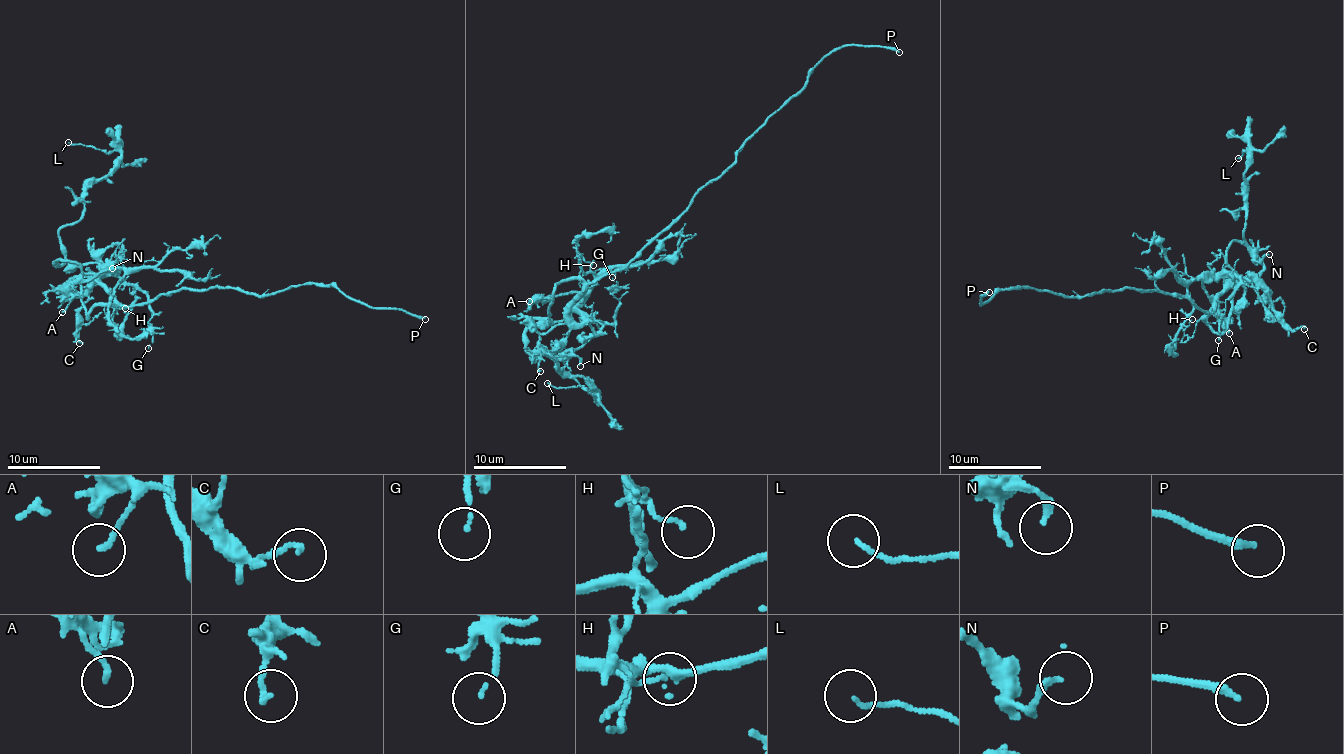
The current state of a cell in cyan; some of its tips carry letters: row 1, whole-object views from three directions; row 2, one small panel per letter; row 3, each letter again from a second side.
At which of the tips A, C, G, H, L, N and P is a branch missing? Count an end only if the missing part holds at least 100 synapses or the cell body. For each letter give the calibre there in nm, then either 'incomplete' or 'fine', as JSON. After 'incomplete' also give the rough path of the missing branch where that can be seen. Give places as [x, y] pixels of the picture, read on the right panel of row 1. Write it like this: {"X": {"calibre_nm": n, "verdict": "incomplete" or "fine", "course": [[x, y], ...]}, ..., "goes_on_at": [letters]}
{"A": {"calibre_nm": 160, "verdict": "fine"}, "C": {"calibre_nm": 160, "verdict": "fine"}, "G": {"calibre_nm": 80, "verdict": "fine"}, "H": {"calibre_nm": 100, "verdict": "fine"}, "L": {"calibre_nm": 130, "verdict": "fine"}, "N": {"calibre_nm": 190, "verdict": "fine"}, "P": {"calibre_nm": 220, "verdict": "incomplete", "course": [[989, 292], [1012, 276], [1011, 271], [1003, 267], [1015, 261]]}, "goes_on_at": ["P"]}

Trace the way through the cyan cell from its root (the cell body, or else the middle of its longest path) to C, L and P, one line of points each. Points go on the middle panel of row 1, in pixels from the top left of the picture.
C: (644, 264), (612, 266), (603, 275), (578, 308), (579, 325), (562, 342), (544, 350), (538, 360), (540, 371)
L: (644, 264), (607, 266), (565, 318), (528, 325), (531, 360), (553, 358), (559, 371), (597, 391), (547, 383)
P: (644, 264), (657, 243), (652, 238), (726, 173), (743, 144), (798, 93), (829, 53), (870, 45), (899, 52)

